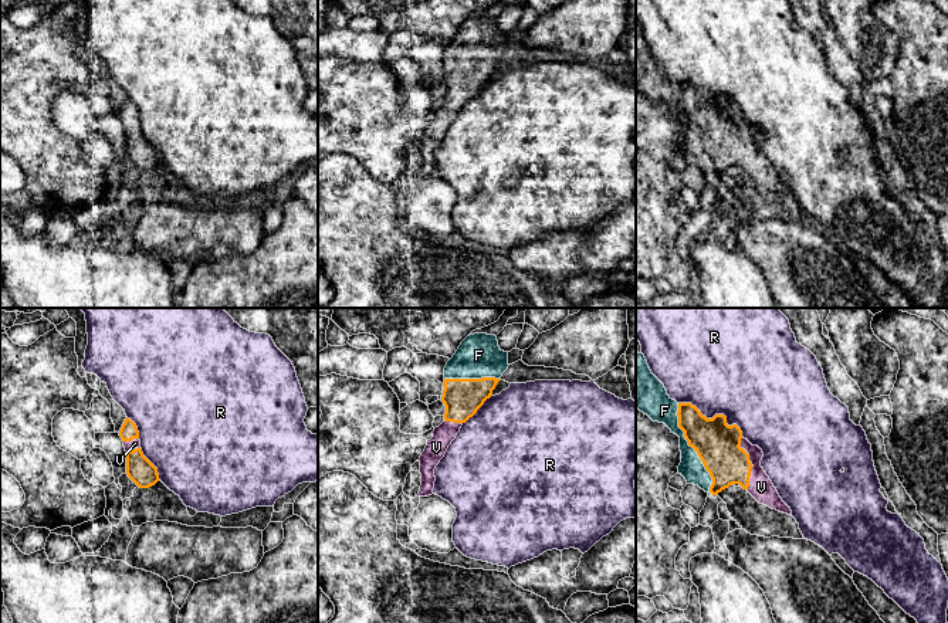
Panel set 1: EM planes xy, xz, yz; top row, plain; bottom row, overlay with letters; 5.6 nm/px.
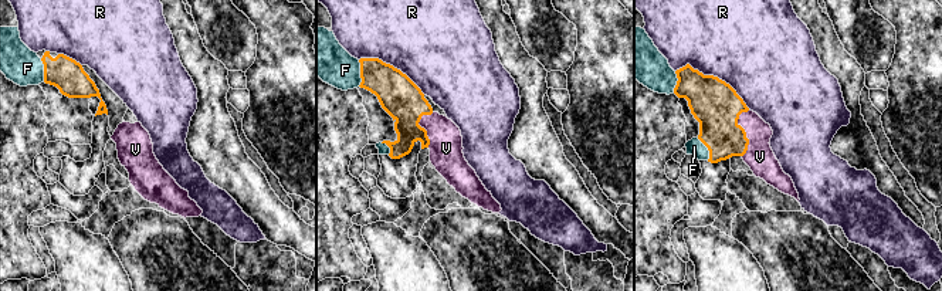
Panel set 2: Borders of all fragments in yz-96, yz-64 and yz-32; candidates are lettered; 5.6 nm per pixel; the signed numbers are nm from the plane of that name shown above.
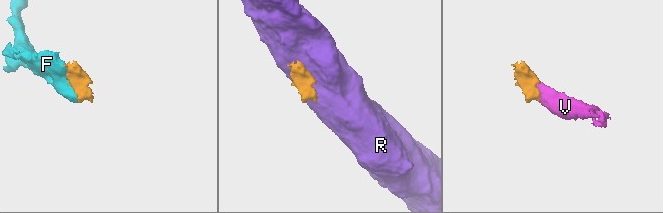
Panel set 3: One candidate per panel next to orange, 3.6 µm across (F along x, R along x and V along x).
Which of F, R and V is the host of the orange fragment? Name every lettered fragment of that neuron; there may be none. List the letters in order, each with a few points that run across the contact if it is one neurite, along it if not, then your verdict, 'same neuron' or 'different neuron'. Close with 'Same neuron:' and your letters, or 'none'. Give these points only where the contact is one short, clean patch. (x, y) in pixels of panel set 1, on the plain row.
F: same neuron
R: different neuron
V: yz (717, 127), (732, 142), (751, 146), (752, 161), (761, 169) | same neuron
Same neuron: F, V

